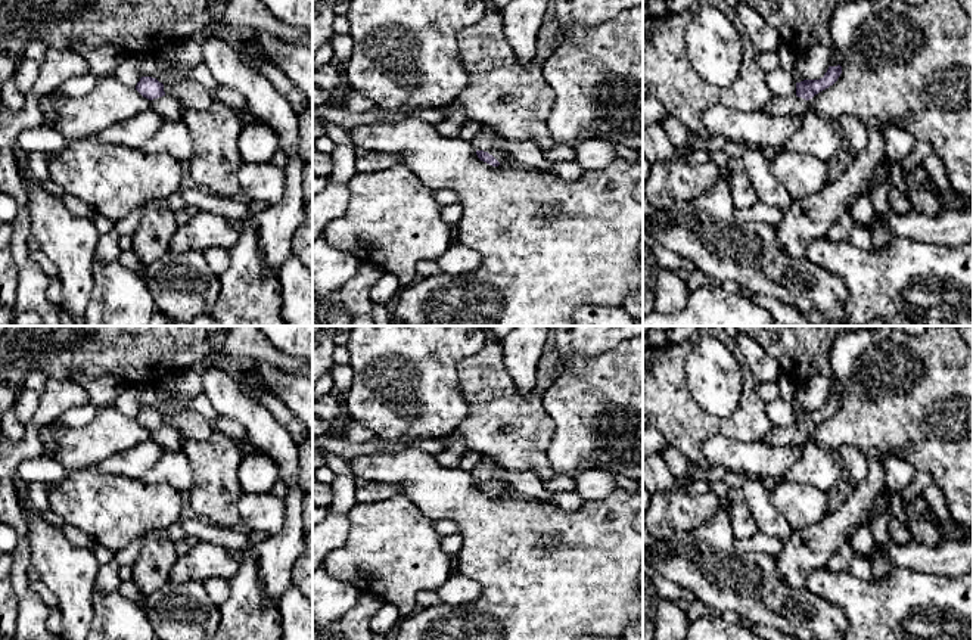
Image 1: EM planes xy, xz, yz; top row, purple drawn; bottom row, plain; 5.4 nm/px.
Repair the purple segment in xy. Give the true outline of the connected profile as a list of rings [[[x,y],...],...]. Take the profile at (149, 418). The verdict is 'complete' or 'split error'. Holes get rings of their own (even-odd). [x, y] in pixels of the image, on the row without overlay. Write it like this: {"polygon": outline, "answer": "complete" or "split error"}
{"polygon": [[[142,407],[136,416],[136,420],[143,428],[150,431],[150,438],[164,450],[181,450],[184,438],[175,428],[165,425],[164,414],[156,408]]], "answer": "split error"}

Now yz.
{"polygon": [[[829,397],[827,403],[820,410],[803,410],[796,413],[795,426],[773,428],[761,442],[773,447],[798,447],[809,442],[808,431],[820,422],[833,416],[842,404],[842,397]]], "answer": "split error"}

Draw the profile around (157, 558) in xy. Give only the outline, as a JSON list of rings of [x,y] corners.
[[[155,529],[144,538],[140,554],[133,563],[133,582],[147,597],[167,584],[177,553],[168,529]]]

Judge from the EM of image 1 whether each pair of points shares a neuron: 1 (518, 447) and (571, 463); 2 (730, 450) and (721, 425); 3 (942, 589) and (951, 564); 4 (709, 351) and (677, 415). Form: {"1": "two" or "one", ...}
{"1": "two", "2": "two", "3": "two", "4": "two"}

